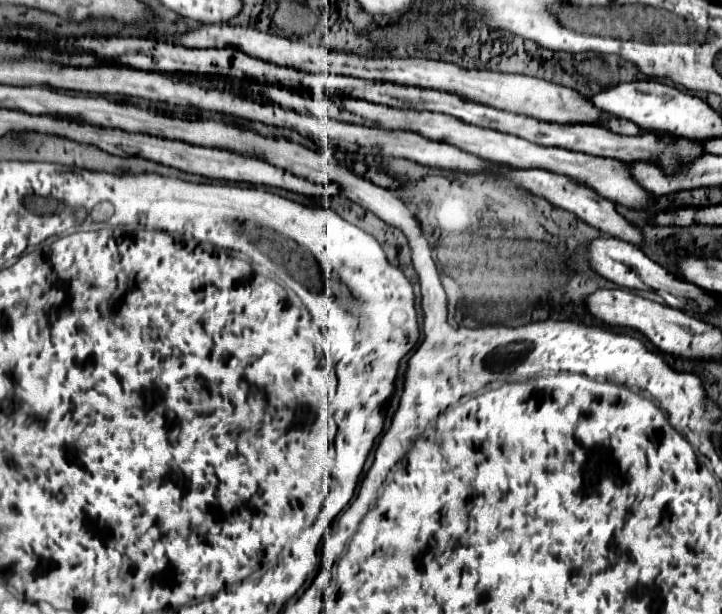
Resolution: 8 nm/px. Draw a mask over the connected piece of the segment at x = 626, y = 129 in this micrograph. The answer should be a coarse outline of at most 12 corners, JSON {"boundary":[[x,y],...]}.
{"boundary":[[627,119],[607,121],[607,129],[621,135],[643,133]]}

